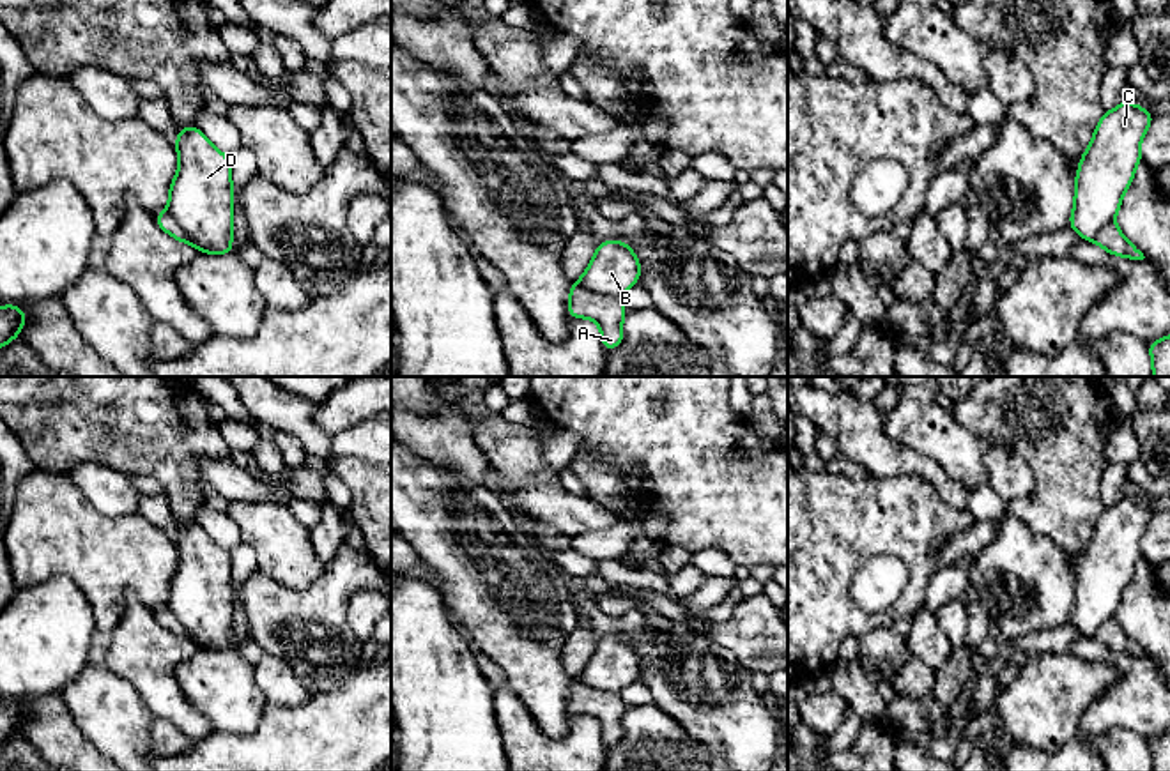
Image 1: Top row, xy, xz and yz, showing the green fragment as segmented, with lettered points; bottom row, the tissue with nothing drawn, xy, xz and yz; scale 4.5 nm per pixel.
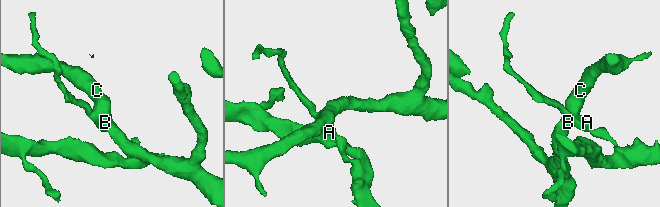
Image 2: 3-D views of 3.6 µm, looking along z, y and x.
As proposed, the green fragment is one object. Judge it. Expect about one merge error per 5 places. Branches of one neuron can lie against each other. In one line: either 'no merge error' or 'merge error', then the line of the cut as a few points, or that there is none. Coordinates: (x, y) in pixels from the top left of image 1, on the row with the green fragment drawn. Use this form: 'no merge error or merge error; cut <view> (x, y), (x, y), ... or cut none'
merge error; cut xz (577, 282), (590, 290), (616, 297)

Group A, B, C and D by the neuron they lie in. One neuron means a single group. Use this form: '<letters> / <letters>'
A / B C D

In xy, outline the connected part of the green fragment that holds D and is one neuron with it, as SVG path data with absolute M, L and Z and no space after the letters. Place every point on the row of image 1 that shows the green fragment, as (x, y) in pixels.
M184 126L177 131L173 147L179 156L179 170L168 189L168 212L186 232L196 251L232 255L234 187L230 156L218 150L196 126Z

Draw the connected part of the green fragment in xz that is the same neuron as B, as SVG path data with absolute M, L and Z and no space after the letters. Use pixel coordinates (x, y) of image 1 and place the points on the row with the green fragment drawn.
M604 240L579 279L579 285L600 295L620 297L639 283L641 262L627 240Z

